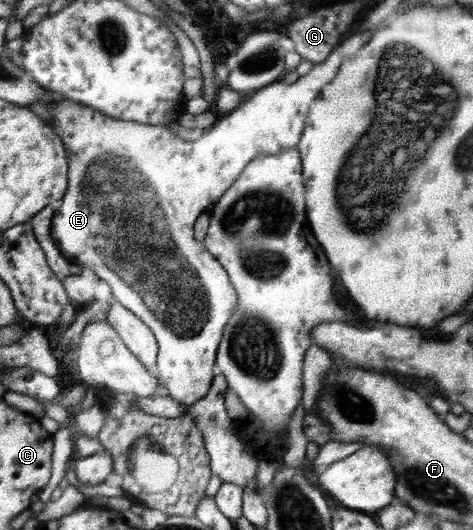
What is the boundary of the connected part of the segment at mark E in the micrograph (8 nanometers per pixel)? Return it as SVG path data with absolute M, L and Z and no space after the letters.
M341 44L341 46L336 46L333 49L333 52L329 54L329 58L327 58L325 62L315 64L313 70L311 70L309 74L300 76L296 82L286 84L282 81L275 81L254 91L251 98L245 98L237 108L234 108L231 112L228 112L225 117L221 118L221 120L215 121L207 130L204 130L201 138L193 141L186 141L179 138L164 126L141 124L129 120L117 120L110 116L105 116L102 112L95 111L92 108L76 105L74 101L70 101L67 98L65 98L64 101L59 101L52 108L52 129L60 136L67 152L67 158L71 160L71 162L69 162L68 174L69 186L67 186L67 191L61 199L62 205L58 208L57 214L53 215L52 218L51 232L55 244L61 251L61 254L63 254L71 264L93 269L97 276L99 276L101 280L105 280L111 287L114 300L122 304L127 310L130 310L139 320L142 320L150 328L150 331L156 336L156 341L158 342L156 375L161 381L161 384L164 384L165 388L167 388L169 397L179 400L183 405L197 403L197 400L203 400L203 398L207 396L216 372L215 364L218 346L220 340L223 338L225 325L231 318L237 304L237 293L230 281L227 271L221 266L218 260L213 258L210 252L207 252L202 241L193 238L195 220L197 220L197 217L201 213L208 211L208 209L225 194L229 186L239 178L239 175L245 170L245 167L256 156L273 156L279 154L281 151L295 148L295 146L299 144L311 103L317 98L317 94L321 92L321 88L323 88L325 84L329 84L329 82L335 78L335 74L337 74L337 70L339 70L341 62L343 62L343 60L349 60L349 56L353 56L357 50L359 50L359 46L345 46L345 44Z

